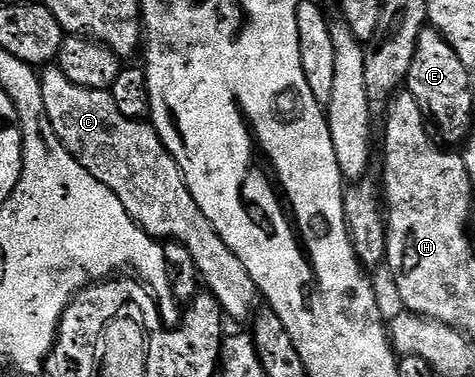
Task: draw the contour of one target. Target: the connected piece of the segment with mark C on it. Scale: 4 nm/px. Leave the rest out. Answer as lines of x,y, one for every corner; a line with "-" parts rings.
56,65
46,66
40,76
43,105
47,105
51,129
55,129
59,141
73,154
75,161
123,201
123,209
127,209
147,234
158,241
187,245
187,253
191,253
191,261
195,261
204,290
217,298
226,316
241,323
252,320
259,307
259,292
255,281
251,281
251,273
243,269
243,261
227,249
223,237
219,237
211,221
203,217
203,209
195,205
195,197
191,197
191,189
187,189
179,165
171,153
167,153
152,122
123,117
123,113
115,109
115,101
108,91
83,89
67,81

